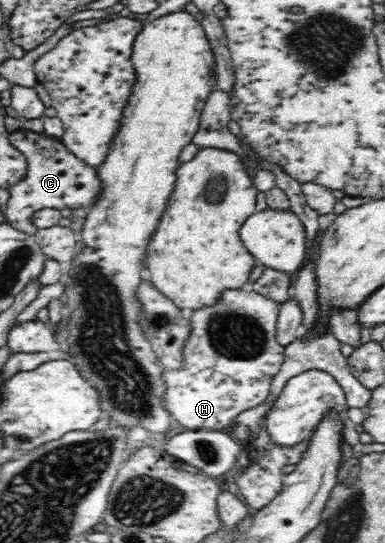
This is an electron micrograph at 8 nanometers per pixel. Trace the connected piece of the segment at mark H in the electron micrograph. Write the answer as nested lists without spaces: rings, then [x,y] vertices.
[[[225,289],[219,292],[218,302],[193,311],[191,330],[183,342],[183,366],[164,368],[161,378],[165,390],[161,394],[163,409],[171,419],[191,431],[223,431],[231,426],[241,412],[259,406],[269,396],[269,384],[283,364],[285,346],[276,338],[280,304],[254,290]]]

